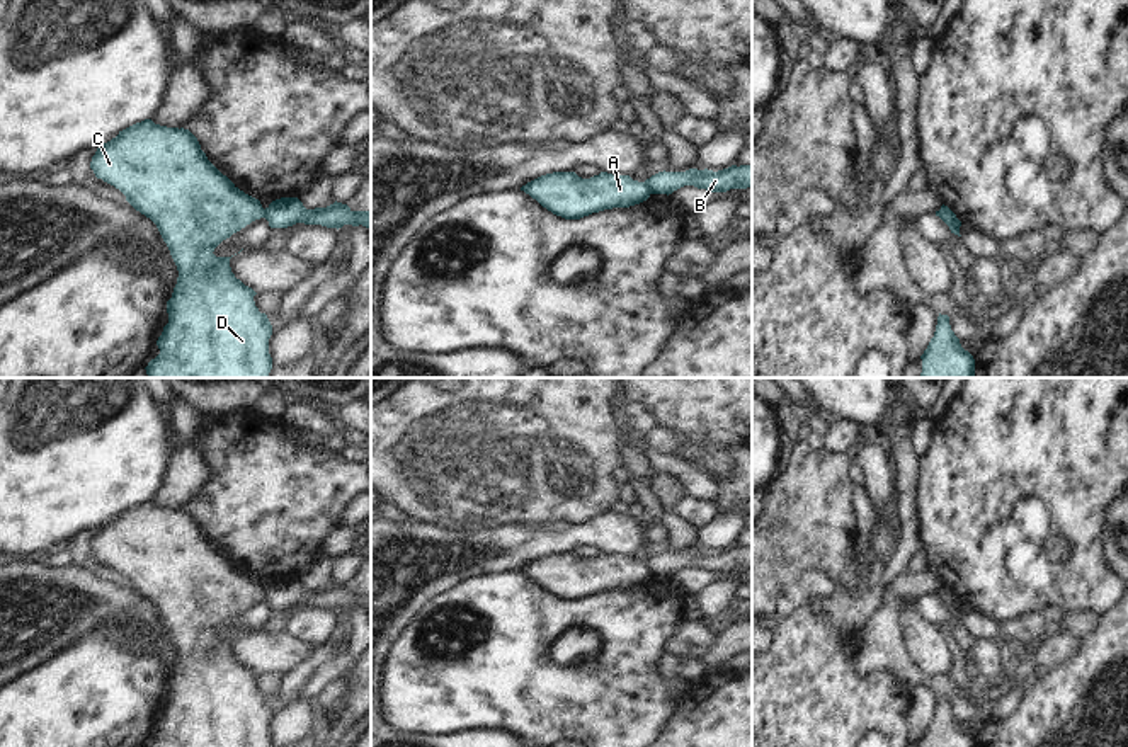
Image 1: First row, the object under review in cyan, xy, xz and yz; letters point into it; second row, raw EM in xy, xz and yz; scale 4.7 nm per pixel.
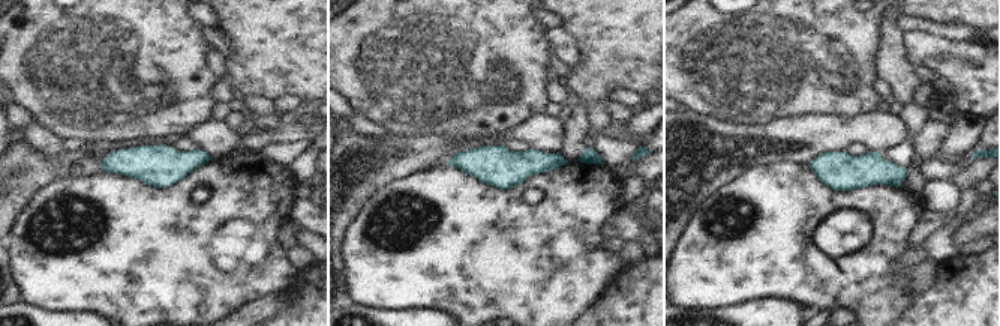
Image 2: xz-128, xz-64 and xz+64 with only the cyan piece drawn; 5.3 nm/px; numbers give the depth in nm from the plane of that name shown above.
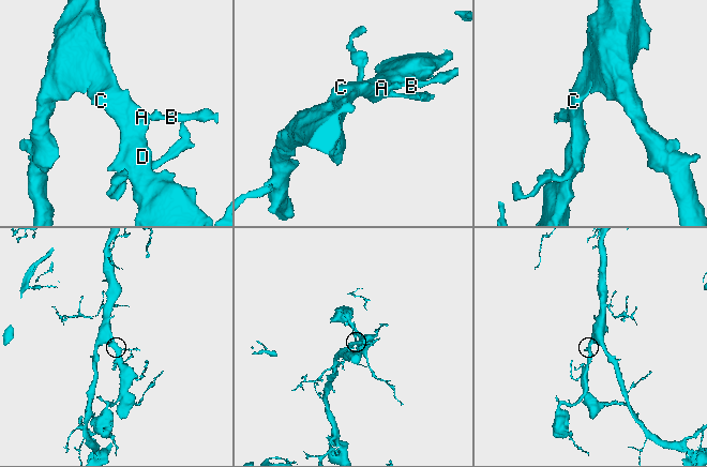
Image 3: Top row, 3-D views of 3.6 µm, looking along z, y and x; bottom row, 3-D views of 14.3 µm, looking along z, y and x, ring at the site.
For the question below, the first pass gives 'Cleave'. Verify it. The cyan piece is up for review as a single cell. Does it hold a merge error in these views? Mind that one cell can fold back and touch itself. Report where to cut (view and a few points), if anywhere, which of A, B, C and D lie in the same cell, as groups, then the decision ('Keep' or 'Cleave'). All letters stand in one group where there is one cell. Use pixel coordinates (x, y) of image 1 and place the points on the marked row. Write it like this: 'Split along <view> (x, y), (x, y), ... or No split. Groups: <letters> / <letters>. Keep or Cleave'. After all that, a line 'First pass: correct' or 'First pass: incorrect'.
Split along xz (643, 182), (650, 193). Groups: A C D / B. Cleave
First pass: correct

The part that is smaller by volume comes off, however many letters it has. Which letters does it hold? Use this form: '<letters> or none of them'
B

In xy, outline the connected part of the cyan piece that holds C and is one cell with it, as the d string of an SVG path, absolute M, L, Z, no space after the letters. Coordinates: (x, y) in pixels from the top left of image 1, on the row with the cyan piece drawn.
M151 119L99 145L90 168L157 225L179 271L167 301L168 323L157 340L160 354L145 368L148 378L269 378L272 325L255 306L257 293L231 272L231 257L213 254L223 240L265 218L260 201L223 175L189 129L160 126Z

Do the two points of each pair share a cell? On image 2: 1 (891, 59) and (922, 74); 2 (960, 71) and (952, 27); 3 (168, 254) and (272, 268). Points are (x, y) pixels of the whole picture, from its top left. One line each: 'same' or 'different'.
1: different
2: different
3: same

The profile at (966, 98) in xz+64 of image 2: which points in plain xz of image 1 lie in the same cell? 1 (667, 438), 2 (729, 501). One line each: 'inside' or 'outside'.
1: inside
2: inside

